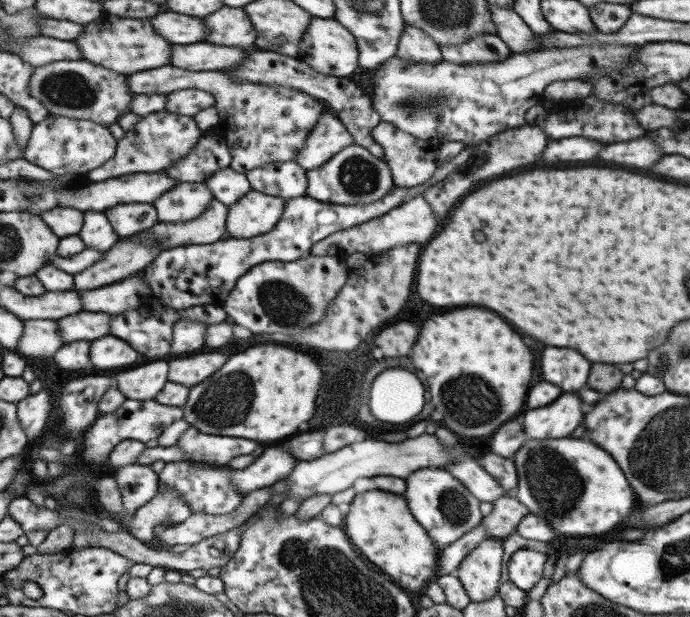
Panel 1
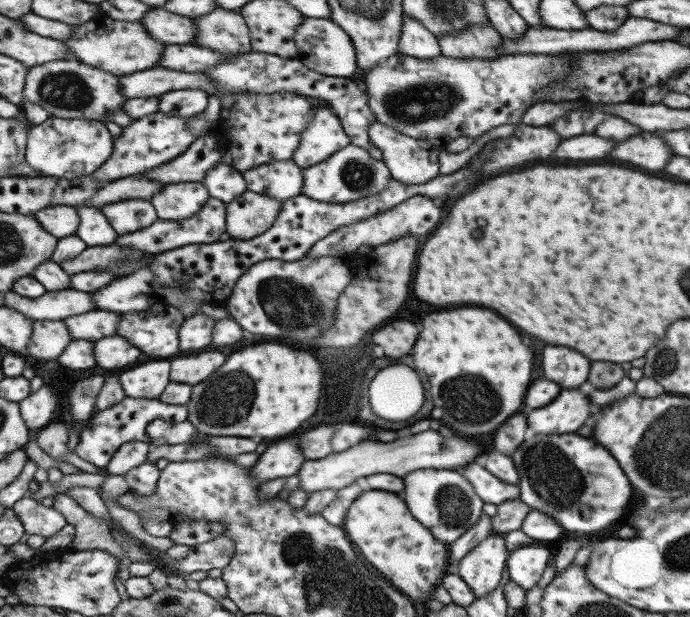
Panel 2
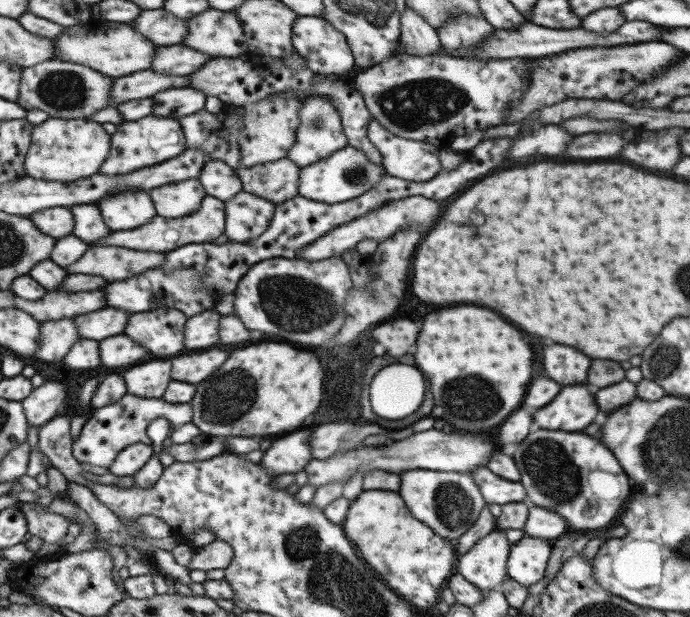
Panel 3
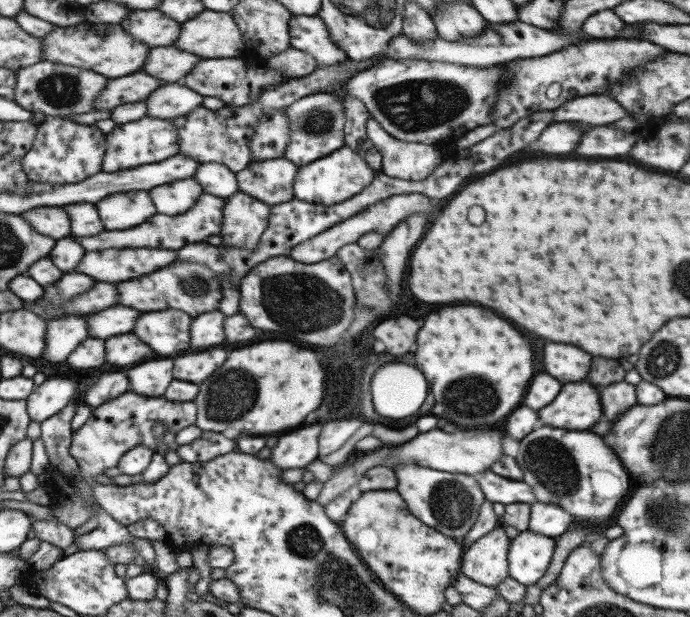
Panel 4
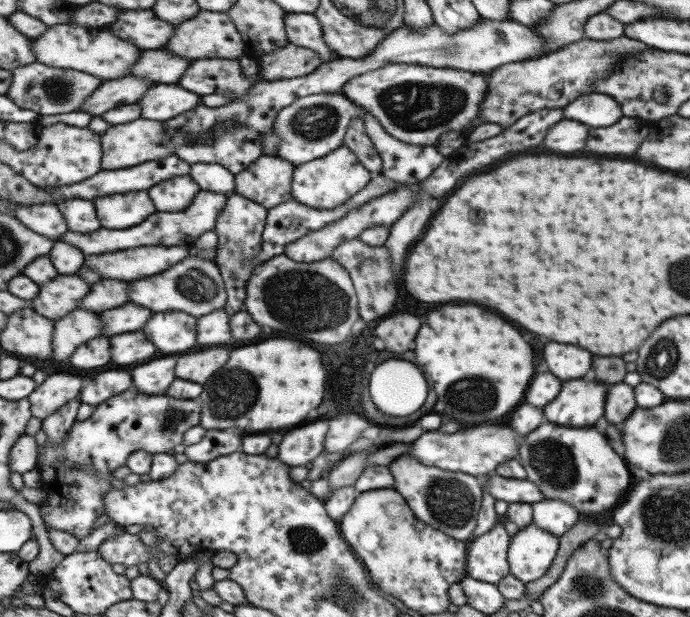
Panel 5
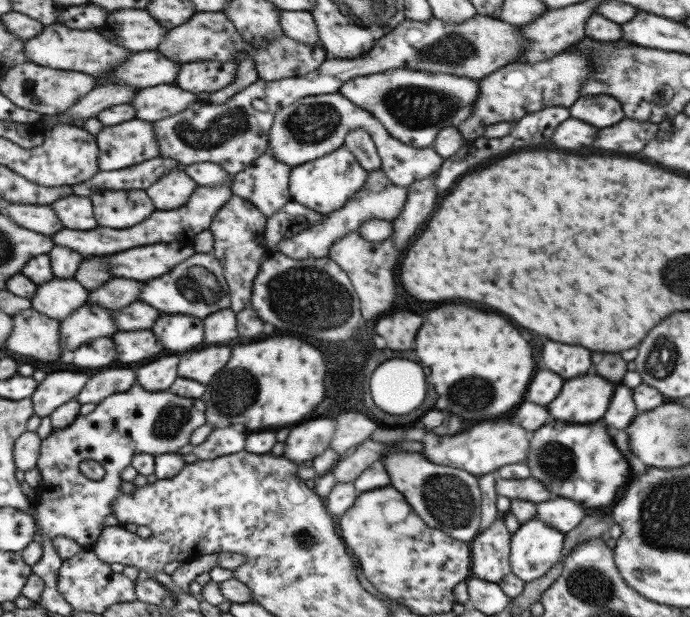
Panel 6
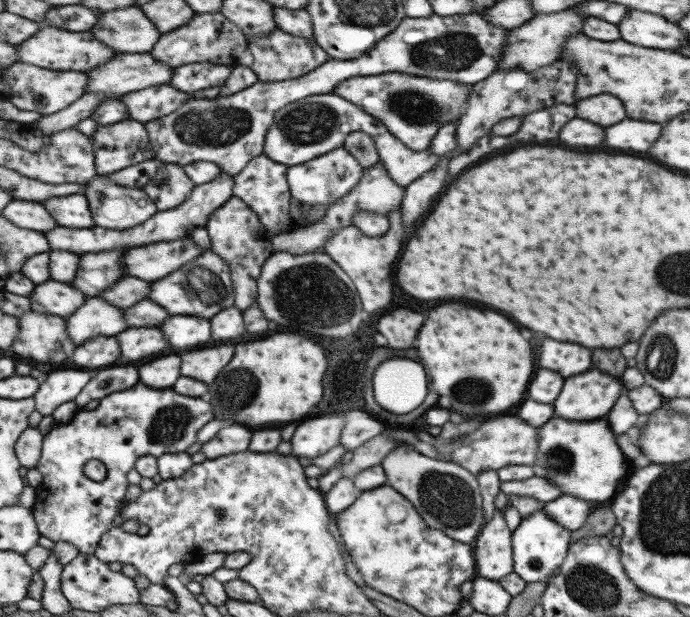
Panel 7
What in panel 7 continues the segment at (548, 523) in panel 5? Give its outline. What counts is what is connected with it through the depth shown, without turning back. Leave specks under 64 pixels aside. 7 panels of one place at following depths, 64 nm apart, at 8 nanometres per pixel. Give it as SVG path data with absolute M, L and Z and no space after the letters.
M561 494L549 503L543 503L541 511L545 511L555 519L564 529L577 530L589 516L591 505L585 500L579 500L569 494Z

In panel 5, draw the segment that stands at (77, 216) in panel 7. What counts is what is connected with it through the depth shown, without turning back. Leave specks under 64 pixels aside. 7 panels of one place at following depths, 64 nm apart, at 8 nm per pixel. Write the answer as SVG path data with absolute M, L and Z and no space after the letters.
M63 200L57 202L57 210L67 222L67 228L73 232L95 232L99 222L93 212L93 204L89 200Z

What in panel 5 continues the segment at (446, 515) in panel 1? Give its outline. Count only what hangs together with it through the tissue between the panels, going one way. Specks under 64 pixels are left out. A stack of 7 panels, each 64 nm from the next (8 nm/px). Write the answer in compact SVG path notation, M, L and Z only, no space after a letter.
M397 456L387 467L393 478L392 489L407 502L421 522L454 540L467 543L471 539L483 498L478 478L460 471L423 466L411 456Z

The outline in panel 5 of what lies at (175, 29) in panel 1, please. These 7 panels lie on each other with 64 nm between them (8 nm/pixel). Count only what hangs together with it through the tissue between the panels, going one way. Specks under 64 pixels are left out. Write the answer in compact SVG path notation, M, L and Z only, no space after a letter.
M123 10L111 24L111 34L141 50L155 50L169 40L173 26L153 18L151 10Z

